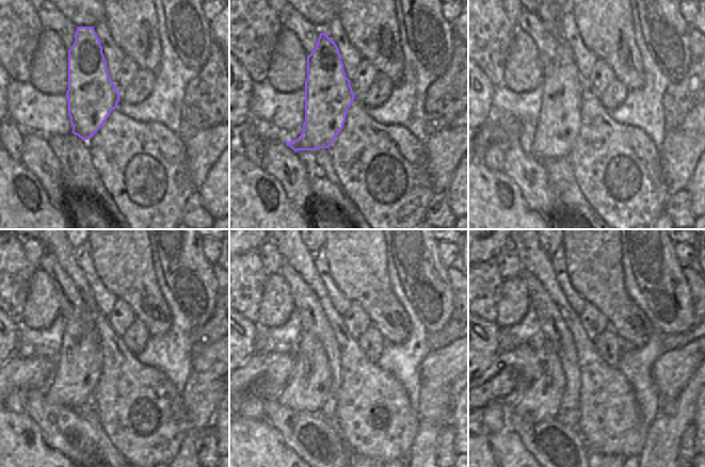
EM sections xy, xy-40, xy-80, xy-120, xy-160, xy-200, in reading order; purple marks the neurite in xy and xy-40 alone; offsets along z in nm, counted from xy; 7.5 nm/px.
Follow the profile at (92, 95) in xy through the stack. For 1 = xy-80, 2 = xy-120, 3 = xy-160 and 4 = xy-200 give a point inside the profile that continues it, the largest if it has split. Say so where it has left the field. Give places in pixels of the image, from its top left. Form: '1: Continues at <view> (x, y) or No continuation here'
1: Continues at xy-80 (559, 121)
2: Continues at xy-120 (79, 364)
3: Continues at xy-160 (308, 385)
4: Continues at xy-200 (541, 401)

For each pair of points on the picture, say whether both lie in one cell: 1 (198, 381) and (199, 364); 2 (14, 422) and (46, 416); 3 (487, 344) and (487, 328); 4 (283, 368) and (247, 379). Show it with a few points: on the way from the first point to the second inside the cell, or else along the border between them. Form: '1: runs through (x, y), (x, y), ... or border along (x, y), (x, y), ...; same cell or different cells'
1: border along (192, 369), (195, 371), (213, 372), (218, 375); different cells
2: border along (26, 412), (37, 424), (44, 440); different cells
3: runs through (487, 340), (490, 338), (487, 333); same cell
4: runs through (274, 368), (266, 369), (256, 375); same cell

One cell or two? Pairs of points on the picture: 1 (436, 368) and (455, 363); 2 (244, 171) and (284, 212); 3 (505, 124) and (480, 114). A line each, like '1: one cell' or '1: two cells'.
1: one cell
2: one cell
3: two cells

